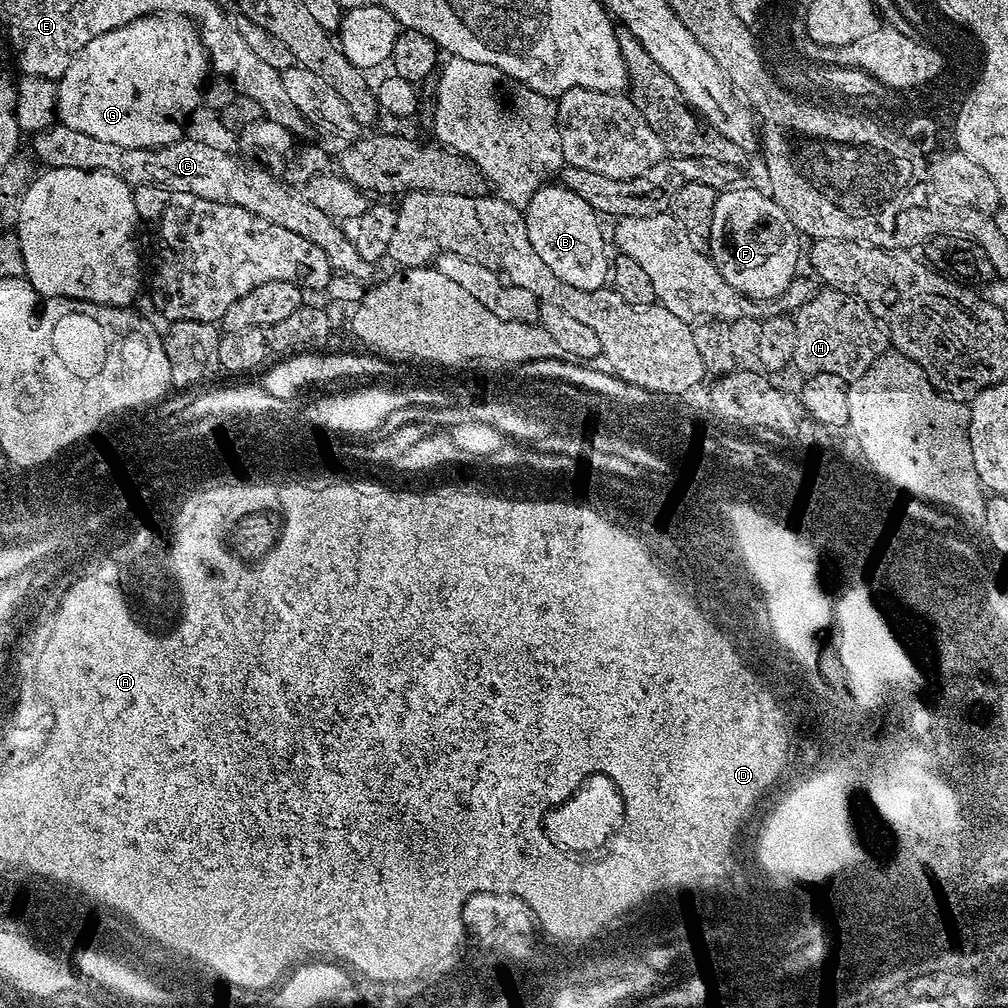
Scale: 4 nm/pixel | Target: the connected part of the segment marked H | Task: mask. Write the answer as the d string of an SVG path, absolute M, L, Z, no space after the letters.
M817 291L794 313L798 342L794 346L792 364L804 372L805 377L836 374L845 382L862 378L862 374L866 374L866 370L885 355L890 341L860 301L845 292L823 291Z

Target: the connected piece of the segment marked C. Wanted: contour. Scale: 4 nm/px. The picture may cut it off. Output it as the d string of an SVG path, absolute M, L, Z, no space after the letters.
M53 122L49 128L35 133L31 137L32 152L44 163L45 169L65 168L66 170L90 170L114 174L122 178L133 189L138 186L158 186L175 192L189 192L198 198L206 198L223 204L242 206L274 226L282 226L293 234L300 234L318 246L332 263L339 275L353 276L361 282L368 282L374 271L374 265L366 262L358 254L357 243L351 235L343 232L341 225L332 220L318 206L306 202L299 192L292 191L283 179L275 180L264 168L255 168L252 164L243 164L235 160L228 152L215 148L212 144L203 144L200 140L175 140L161 148L135 148L118 146L115 142L101 142L90 134L70 130L70 126Z

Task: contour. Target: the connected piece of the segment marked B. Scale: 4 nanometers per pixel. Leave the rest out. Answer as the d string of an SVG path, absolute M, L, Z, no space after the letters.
M548 182L528 199L523 209L526 234L530 234L530 246L538 258L566 282L578 290L598 290L605 287L610 276L610 256L604 253L604 232L600 229L601 217L574 194L574 190L559 182Z

